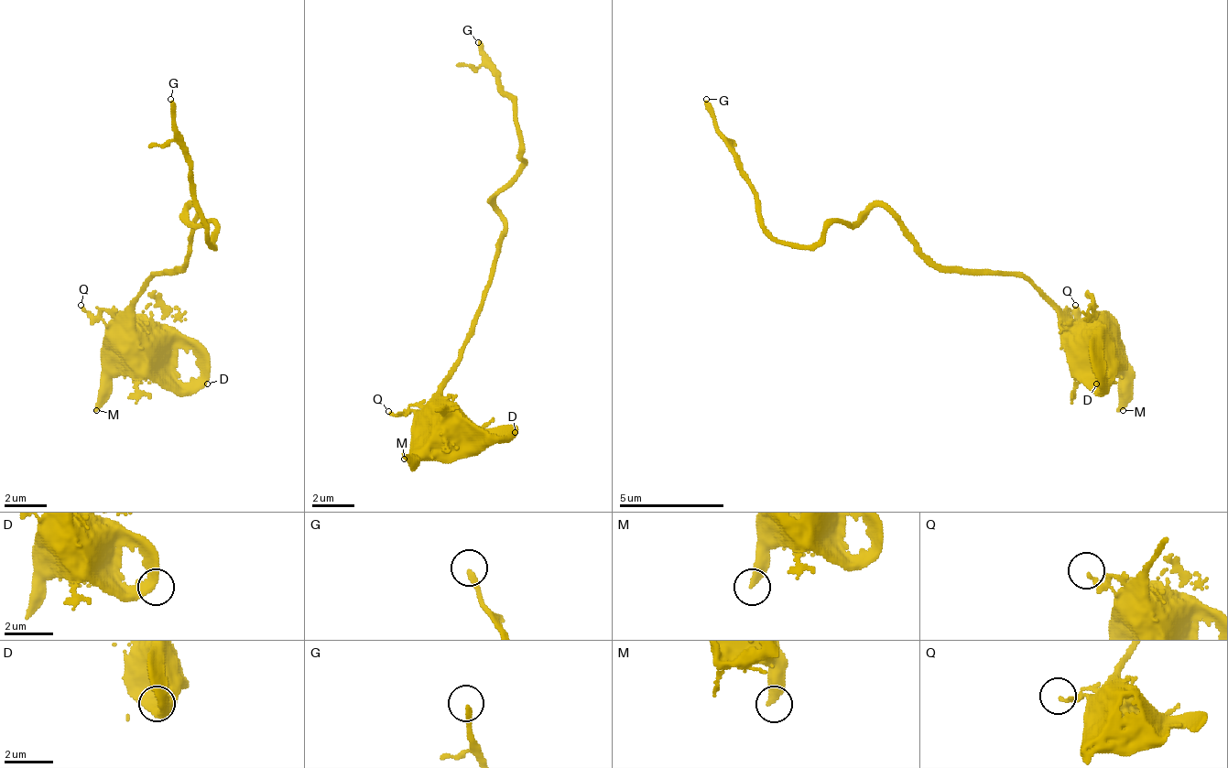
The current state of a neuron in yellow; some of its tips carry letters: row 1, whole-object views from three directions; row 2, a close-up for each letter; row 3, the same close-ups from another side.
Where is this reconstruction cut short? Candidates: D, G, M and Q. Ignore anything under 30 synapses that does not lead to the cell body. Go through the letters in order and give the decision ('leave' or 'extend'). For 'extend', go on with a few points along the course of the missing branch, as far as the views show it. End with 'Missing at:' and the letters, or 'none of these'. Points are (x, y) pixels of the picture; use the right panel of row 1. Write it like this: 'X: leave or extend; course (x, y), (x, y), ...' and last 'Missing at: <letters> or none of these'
D: leave
G: extend; course (706, 99), (733, 93), (769, 141), (807, 315), (807, 267), (854, 310), (875, 510)
M: leave
Q: leave
Missing at: G

